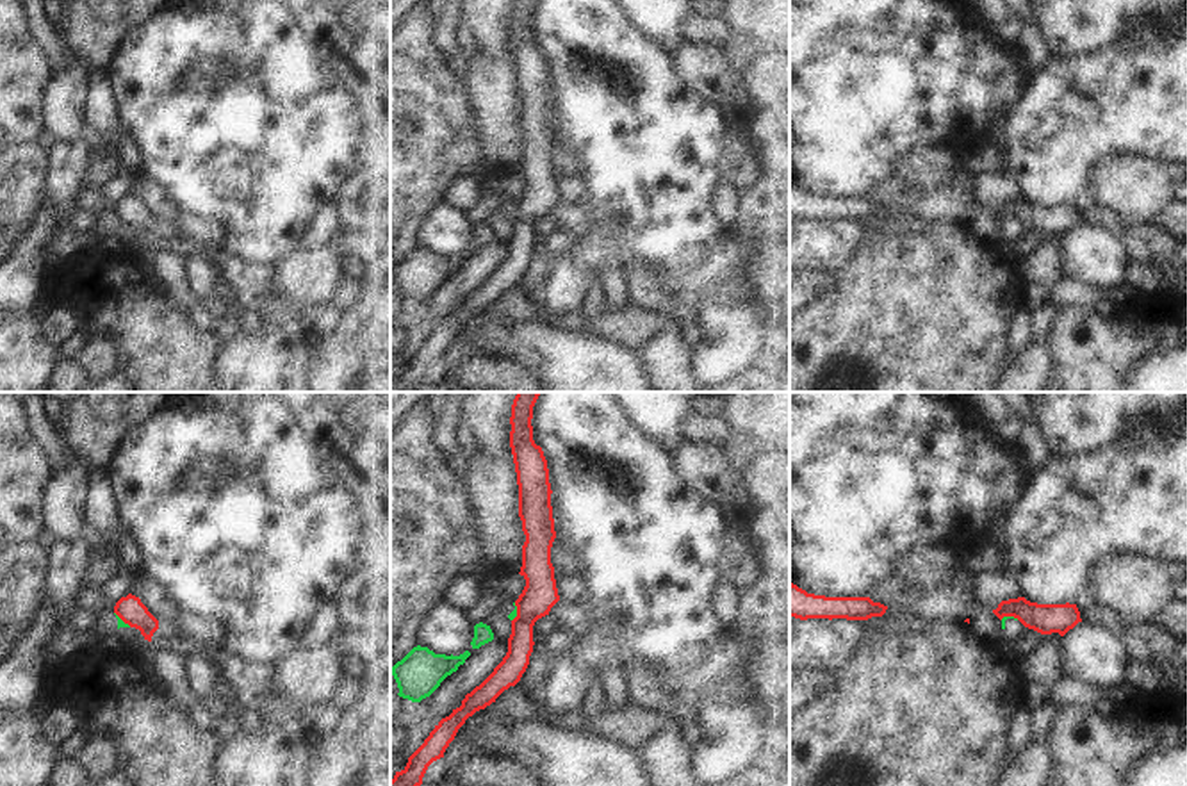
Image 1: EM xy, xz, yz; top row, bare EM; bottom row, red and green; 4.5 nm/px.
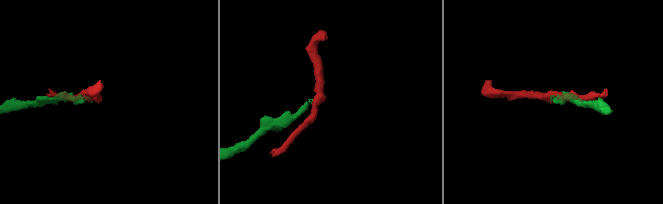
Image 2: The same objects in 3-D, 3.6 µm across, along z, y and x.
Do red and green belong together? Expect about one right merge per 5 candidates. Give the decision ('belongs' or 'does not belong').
does not belong

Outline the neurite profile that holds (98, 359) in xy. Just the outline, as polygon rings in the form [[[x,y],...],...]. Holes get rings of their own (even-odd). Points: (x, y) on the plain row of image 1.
[[[94,337],[75,355],[89,381],[98,381],[116,371],[116,346],[107,337]]]

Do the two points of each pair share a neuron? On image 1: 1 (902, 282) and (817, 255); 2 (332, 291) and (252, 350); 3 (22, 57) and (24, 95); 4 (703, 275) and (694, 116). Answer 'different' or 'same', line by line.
1: different
2: same
3: same
4: different

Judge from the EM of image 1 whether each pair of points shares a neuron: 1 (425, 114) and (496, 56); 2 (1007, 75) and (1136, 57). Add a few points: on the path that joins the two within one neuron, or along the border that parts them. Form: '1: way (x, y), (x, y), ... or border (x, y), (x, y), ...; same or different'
1: border (460, 81), (471, 123); different
2: border (1032, 70), (1022, 88); different

